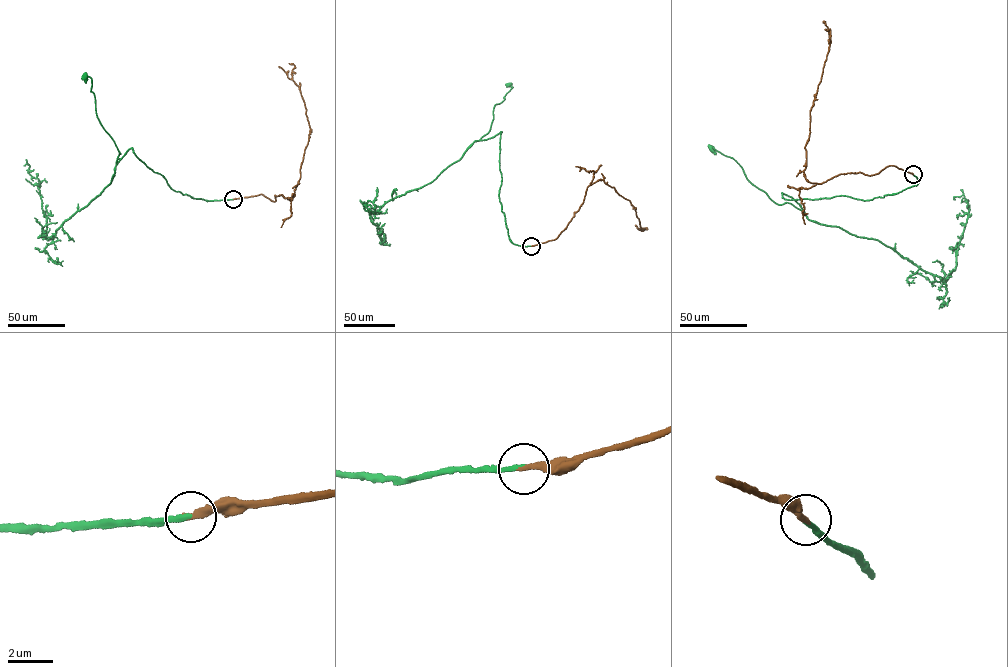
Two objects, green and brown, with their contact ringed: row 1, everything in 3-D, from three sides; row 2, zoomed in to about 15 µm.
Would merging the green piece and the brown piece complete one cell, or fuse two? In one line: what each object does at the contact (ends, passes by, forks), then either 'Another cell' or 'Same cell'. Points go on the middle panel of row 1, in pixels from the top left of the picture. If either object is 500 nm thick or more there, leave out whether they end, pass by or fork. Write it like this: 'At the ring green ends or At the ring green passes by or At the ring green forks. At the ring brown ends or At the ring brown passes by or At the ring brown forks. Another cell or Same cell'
At the ring green ends. At the ring brown ends. Same cell

